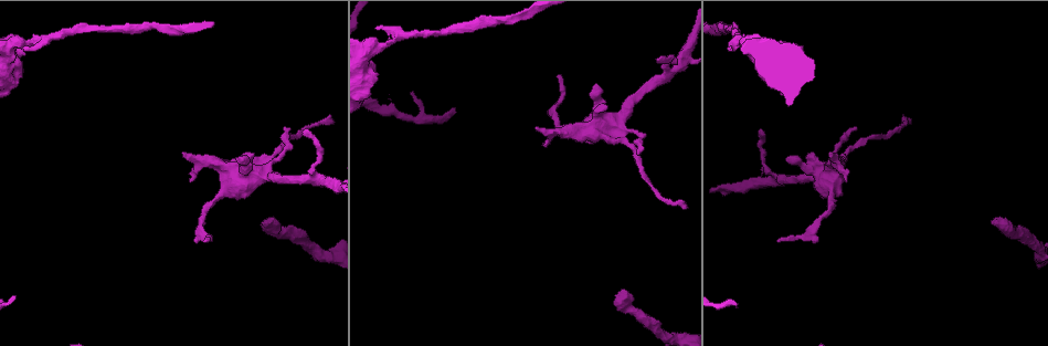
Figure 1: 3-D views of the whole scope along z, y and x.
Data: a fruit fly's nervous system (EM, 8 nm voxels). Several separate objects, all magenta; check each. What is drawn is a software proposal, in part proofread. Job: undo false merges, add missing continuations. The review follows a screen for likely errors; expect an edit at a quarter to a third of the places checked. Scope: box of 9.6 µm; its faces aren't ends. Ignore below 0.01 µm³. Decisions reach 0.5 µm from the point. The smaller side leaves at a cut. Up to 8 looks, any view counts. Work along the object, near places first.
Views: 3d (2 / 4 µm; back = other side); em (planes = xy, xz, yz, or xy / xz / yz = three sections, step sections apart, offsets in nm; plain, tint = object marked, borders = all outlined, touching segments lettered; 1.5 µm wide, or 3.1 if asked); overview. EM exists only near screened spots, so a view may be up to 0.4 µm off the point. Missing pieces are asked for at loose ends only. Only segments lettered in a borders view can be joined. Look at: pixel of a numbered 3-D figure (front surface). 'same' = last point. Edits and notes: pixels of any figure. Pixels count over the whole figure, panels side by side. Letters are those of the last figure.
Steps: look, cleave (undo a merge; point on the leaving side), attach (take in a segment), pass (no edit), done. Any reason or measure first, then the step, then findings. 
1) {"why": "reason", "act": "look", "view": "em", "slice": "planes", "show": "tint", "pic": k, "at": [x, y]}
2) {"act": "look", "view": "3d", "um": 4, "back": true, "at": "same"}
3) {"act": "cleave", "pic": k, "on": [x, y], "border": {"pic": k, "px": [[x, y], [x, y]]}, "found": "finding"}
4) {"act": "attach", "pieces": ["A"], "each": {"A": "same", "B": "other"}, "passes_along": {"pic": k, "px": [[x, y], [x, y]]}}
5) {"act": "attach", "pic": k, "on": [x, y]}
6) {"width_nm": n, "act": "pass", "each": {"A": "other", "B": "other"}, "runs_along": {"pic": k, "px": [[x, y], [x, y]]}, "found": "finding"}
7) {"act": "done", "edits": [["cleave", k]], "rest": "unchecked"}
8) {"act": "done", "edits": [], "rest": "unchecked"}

{"why": "free end", "act": "look", "view": "em", "slice": "planes", "show": "borders", "pic": 1, "at": [624, 290]}

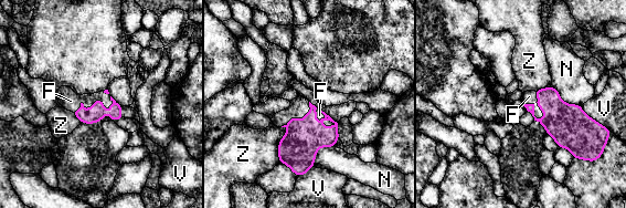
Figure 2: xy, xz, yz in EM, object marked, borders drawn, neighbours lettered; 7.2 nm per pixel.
{"act": "attach", "pieces": ["F"], "each": {"F": "same", "N": "other", "V": "other", "Z": "other"}, "passes_along": {"pic": 2, "px": [[96, 112], [95, 102], [71, 101]]}, "found": "it goes on there"}

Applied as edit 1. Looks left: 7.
{"act": "look", "view": "overview"}

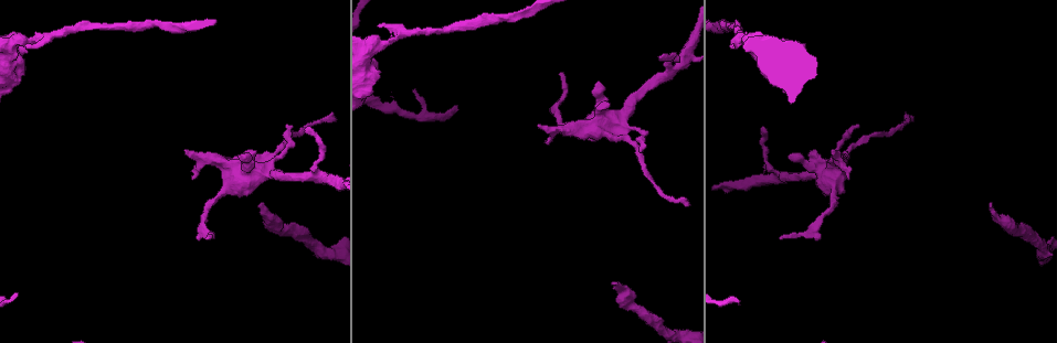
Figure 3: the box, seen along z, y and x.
{"why": "an open end", "act": "look", "view": "em", "slice": "planes", "show": "tint", "pic": 3, "at": [733, 48]}

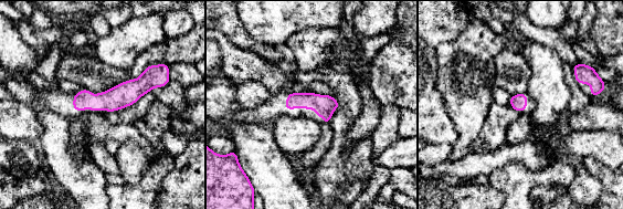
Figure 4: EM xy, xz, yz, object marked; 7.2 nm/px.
{"act": "look", "view": "em", "slice": "planes", "show": "borders", "at": "same"}

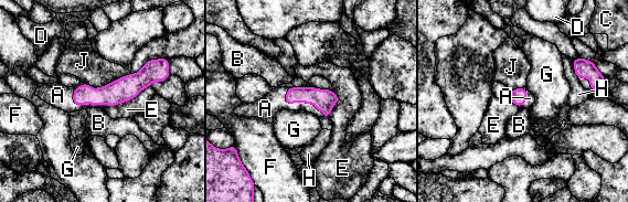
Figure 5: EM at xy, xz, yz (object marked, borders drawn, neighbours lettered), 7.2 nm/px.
{"act": "attach", "pieces": ["A"], "each": {"A": "same", "B": "other", "C": "other", "D": "other", "E": "other", "F": "other", "G": "other", "H": "other", "J": "other"}, "found": "the neuron continues"}

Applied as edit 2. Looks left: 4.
{"why": "see it whole again", "act": "look", "view": "overview"}

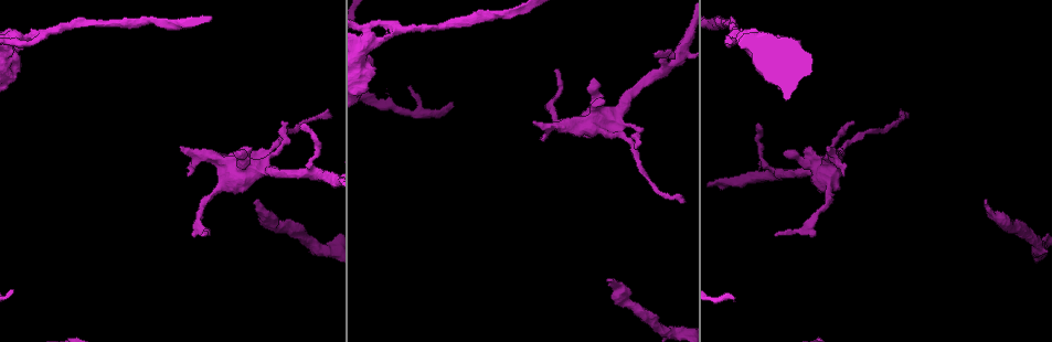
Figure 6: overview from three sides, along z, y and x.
{"why": "free end", "act": "look", "view": "3d", "um": 2, "pic": 6, "at": [542, 138]}

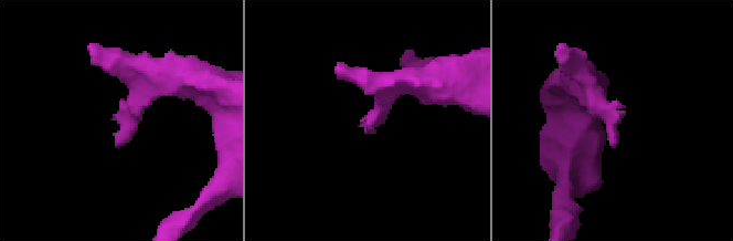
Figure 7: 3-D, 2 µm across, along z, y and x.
{"act": "look", "view": "em", "slice": "yz", "step": 8, "show": "borders", "pic": 7, "at": [616, 145]}

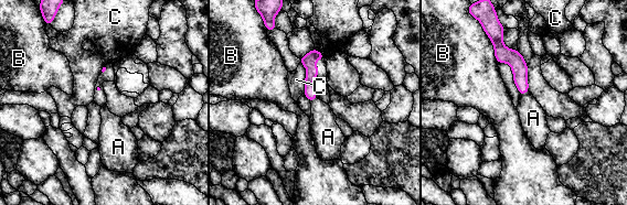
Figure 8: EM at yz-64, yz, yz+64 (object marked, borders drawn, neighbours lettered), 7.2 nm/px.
{"act": "pass", "each": {"A": "other", "B": "other", "C": "other"}, "runs_along": {"pic": 8, "px": [[499, 42], [519, 66], [524, 89]]}, "found": "none of them fits"}

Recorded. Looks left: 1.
{"act": "done", "edits": [["attach", 2], ["attach", 5]], "rest": "unchecked"}

